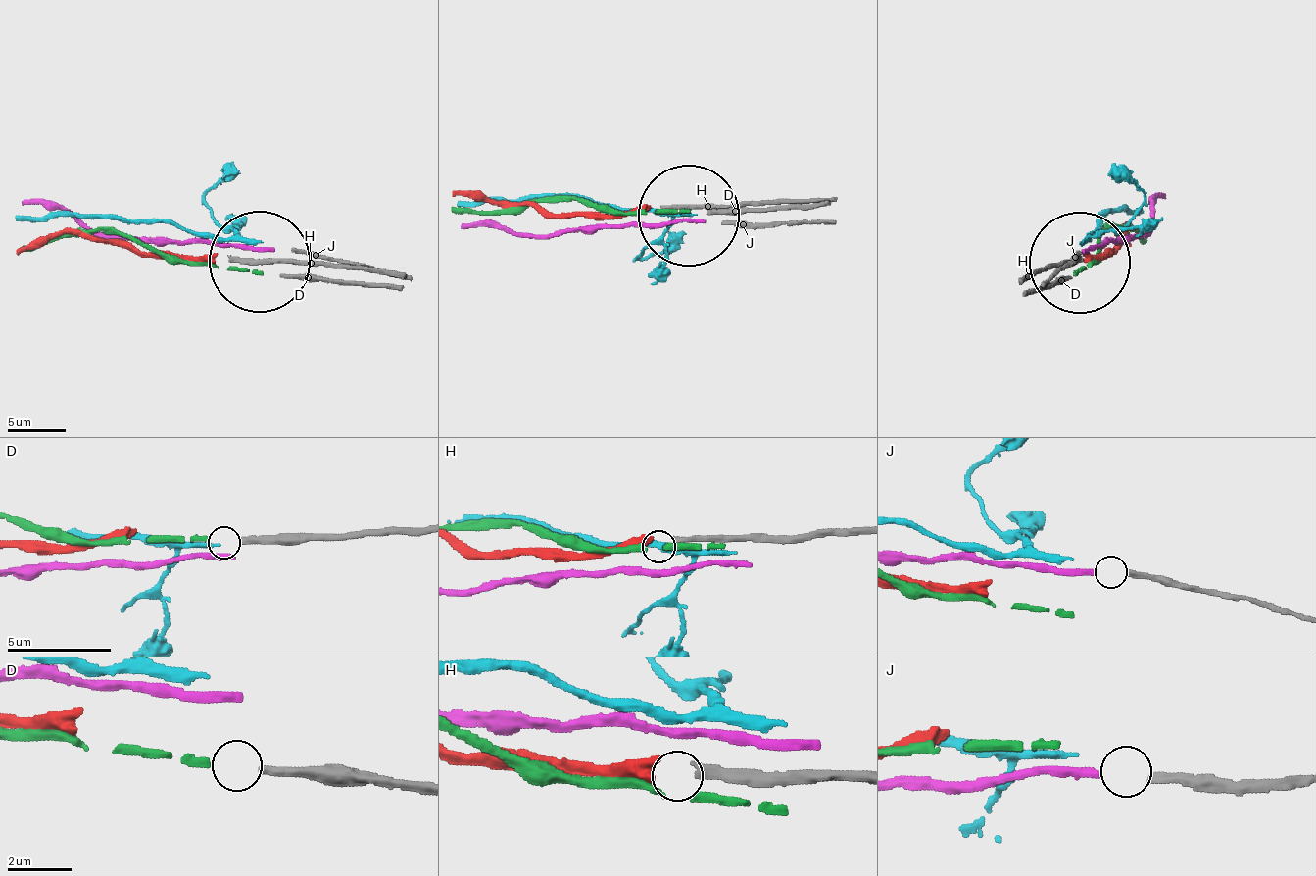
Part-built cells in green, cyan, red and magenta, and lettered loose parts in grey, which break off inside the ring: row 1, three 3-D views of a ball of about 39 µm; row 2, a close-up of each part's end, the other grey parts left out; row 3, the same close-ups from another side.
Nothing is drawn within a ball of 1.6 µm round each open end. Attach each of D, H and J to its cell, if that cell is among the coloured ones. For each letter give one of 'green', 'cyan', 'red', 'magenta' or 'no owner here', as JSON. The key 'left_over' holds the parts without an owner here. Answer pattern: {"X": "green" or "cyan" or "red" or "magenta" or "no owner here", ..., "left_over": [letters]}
{"D": "green", "H": "red", "J": "magenta", "left_over": []}

